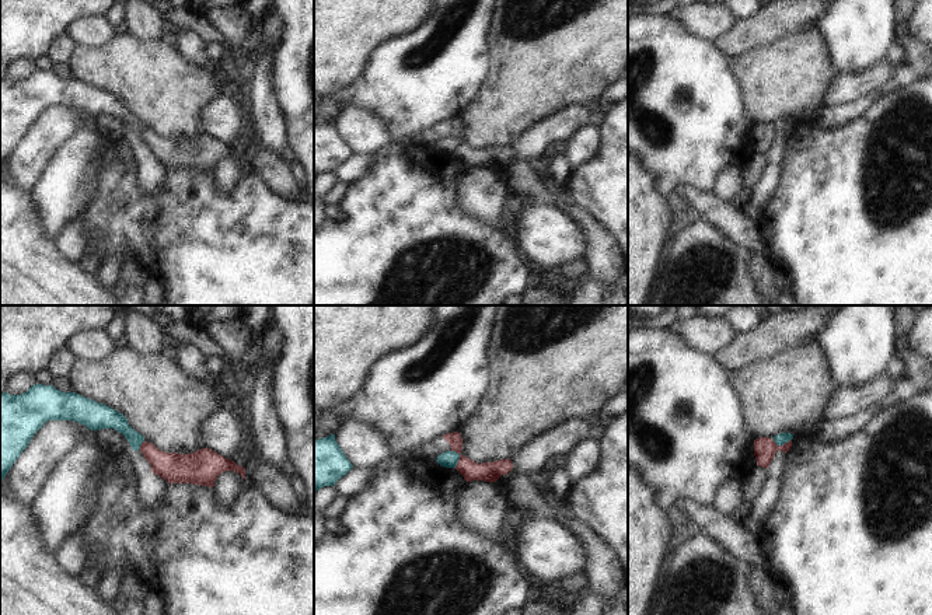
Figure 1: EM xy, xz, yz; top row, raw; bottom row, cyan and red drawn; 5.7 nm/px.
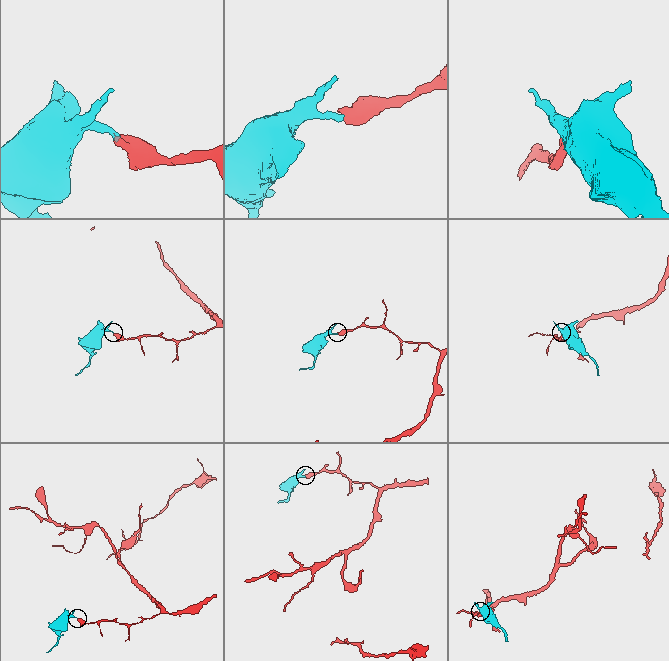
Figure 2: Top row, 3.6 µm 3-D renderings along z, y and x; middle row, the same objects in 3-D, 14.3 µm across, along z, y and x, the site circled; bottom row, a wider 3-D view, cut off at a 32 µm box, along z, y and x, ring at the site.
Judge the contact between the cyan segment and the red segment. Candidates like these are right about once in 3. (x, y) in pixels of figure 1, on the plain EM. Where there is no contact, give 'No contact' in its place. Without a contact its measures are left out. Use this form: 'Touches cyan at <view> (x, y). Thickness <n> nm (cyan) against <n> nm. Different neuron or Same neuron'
Touches cyan at xz (458, 144). Thickness 90 nm (cyan) against 110 nm. Different neuron.

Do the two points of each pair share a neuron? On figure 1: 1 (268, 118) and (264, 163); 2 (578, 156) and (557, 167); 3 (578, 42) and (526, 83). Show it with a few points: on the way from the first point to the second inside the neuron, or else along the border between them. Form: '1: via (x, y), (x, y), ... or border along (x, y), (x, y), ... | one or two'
1: border along (259, 144), (278, 153) | two
2: border along (562, 154), (573, 167) | two
3: via (565, 44), (538, 70) | one

